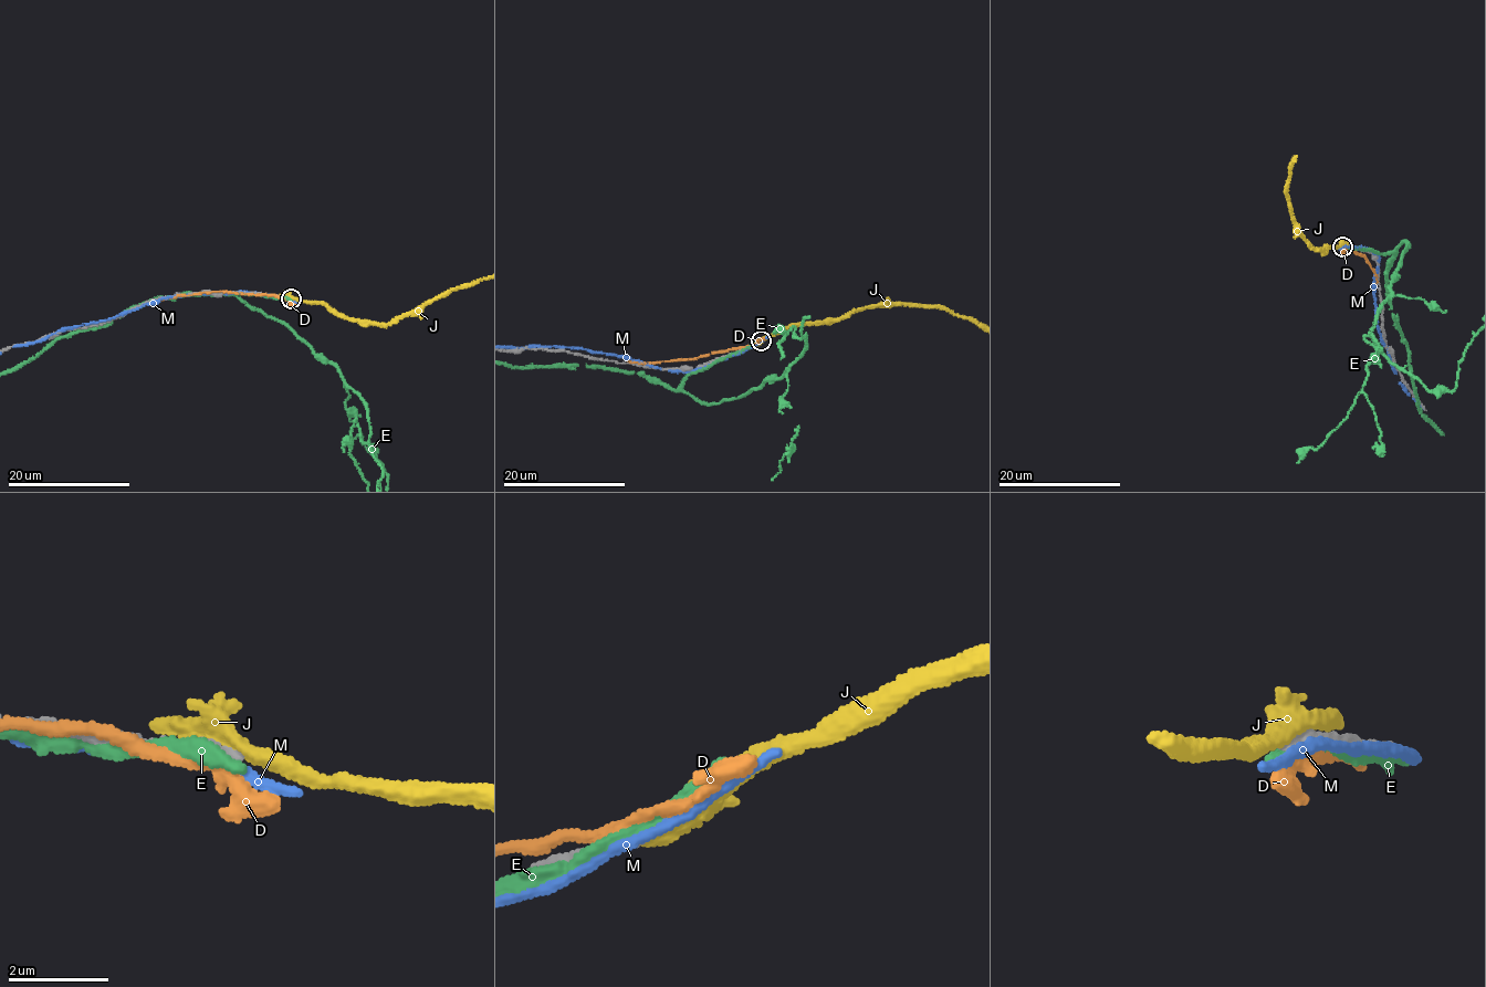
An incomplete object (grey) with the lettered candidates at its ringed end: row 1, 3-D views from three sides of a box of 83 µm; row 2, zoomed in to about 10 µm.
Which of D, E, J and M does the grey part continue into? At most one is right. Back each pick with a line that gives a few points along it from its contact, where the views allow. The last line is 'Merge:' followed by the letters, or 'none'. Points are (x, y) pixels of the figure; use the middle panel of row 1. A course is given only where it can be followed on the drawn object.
Merge: none

